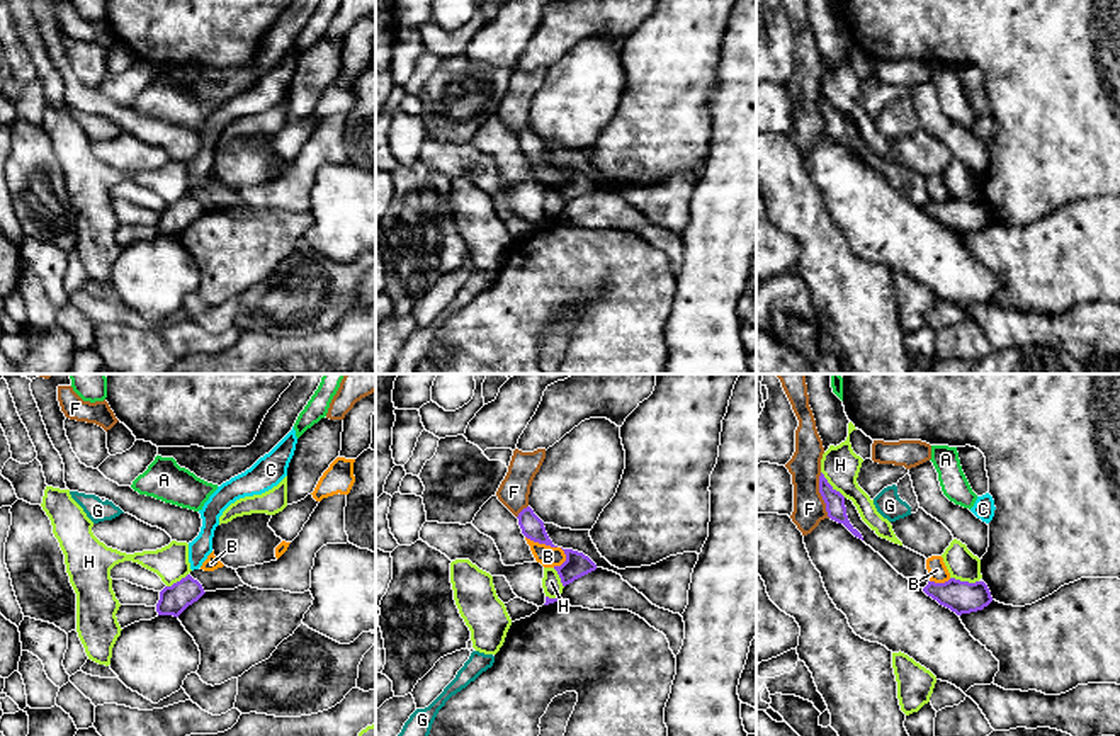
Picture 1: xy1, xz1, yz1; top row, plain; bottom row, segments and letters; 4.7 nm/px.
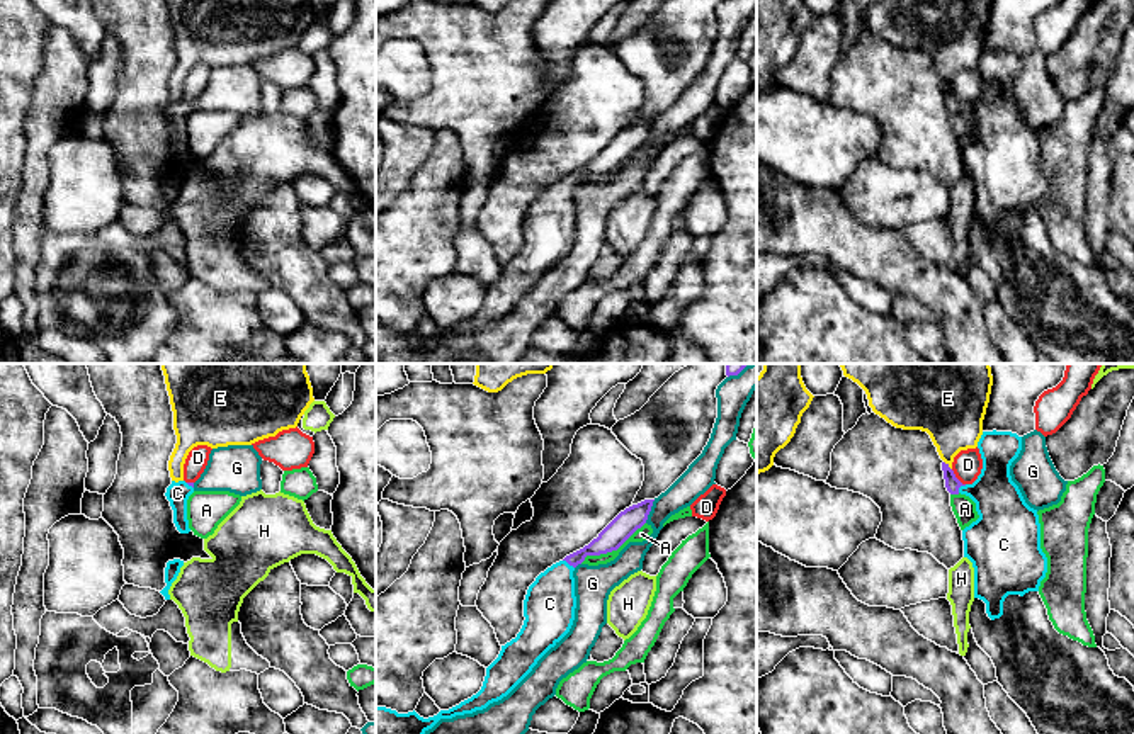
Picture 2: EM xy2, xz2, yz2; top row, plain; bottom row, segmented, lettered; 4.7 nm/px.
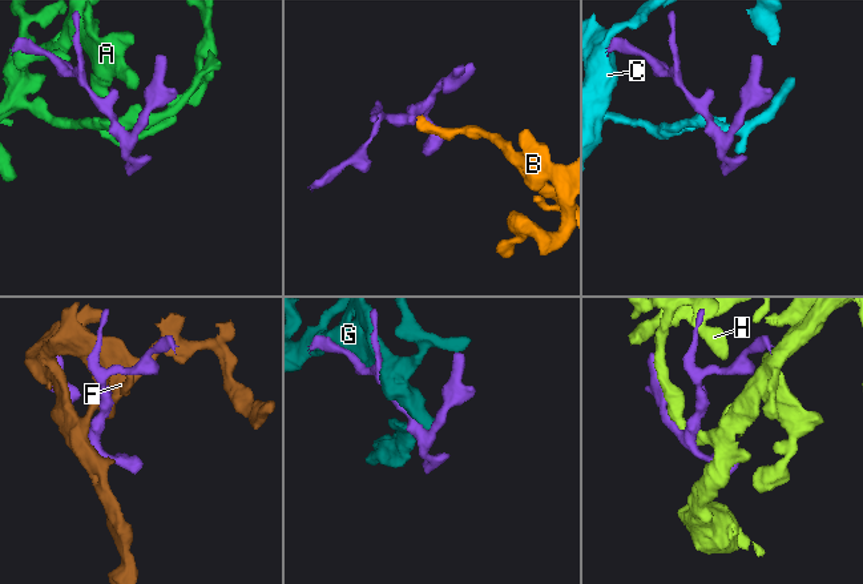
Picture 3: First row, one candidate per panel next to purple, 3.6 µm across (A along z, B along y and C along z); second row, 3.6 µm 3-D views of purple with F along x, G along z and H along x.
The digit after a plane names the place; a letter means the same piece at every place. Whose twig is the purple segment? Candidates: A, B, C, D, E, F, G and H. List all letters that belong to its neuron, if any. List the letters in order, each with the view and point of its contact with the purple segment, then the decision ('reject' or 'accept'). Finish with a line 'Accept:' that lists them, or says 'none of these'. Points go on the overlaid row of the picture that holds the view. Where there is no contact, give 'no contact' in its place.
A: xz2 (612, 549) | reject
B: xz1 (541, 543) | reject
C: xz2 (568, 563) | accept
D: yz2 (956, 478) | reject
E: yz2 (947, 466) | reject
F: yz1 (821, 495) | reject
G: xz2 (650, 510) | reject
H: yz1 (830, 485) | reject
Accept: C

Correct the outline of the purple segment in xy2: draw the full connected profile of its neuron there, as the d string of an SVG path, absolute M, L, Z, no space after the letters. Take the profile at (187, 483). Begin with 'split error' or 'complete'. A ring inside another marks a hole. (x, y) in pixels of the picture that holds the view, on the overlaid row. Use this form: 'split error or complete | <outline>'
split error | M172 481L167 488L167 500L173 510L173 523L180 534L189 534L189 520L187 520L187 500L194 493L194 483L185 481Z

